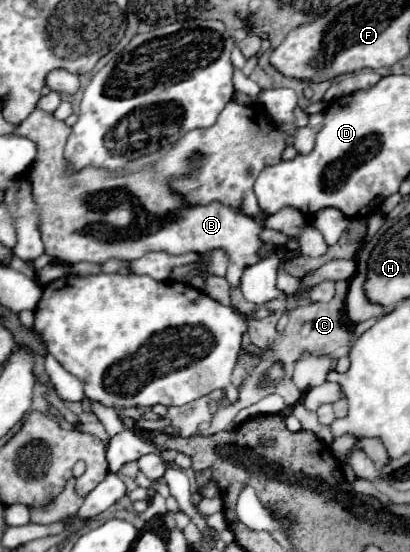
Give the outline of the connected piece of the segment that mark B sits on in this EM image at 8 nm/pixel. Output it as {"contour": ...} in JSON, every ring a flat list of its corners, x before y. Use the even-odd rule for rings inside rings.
{"contour":[[34,109,18,125,16,133,32,137,38,145,38,155,28,175,32,175,32,193,38,205,46,253,58,257,62,263,74,265,88,261,100,265,110,257,132,261,150,251,182,255,220,247,228,253,226,279,232,287,238,287,244,269,262,259,260,249,266,243,260,239,260,233,266,227,256,219,220,203,186,207,182,199,168,189,168,183,148,167,124,177,108,177,106,173,110,171,106,169,82,169,76,175,68,175,64,165,64,141,70,127,40,109]]}

